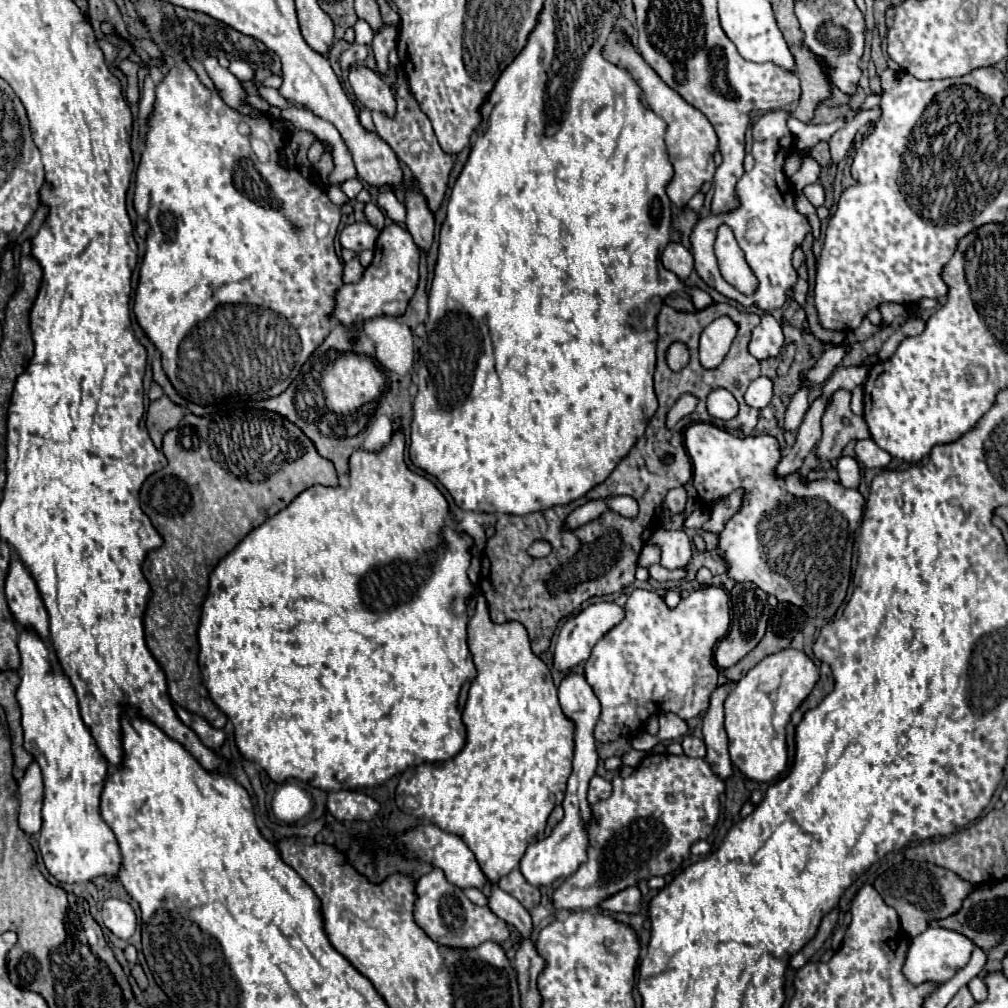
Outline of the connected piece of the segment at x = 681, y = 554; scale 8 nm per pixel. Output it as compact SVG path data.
M658 529L648 543L660 547L662 551L660 565L666 569L680 569L688 565L692 559L692 543L684 533L684 529L678 529L678 531Z

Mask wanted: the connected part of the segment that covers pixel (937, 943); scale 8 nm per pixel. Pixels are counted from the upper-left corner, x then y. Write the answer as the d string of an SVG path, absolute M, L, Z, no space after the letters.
M928 927L924 933L910 939L910 949L906 953L902 973L912 985L922 985L926 981L946 983L950 977L956 975L956 971L966 967L972 951L974 951L974 943L968 937L962 937L960 933L954 933L942 927Z

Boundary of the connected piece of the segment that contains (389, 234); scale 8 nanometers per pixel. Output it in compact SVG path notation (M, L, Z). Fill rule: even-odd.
M390 223L380 231L380 237L374 247L374 259L364 269L360 281L342 285L336 293L336 305L332 311L332 319L342 323L344 327L362 325L374 317L400 317L404 315L408 301L416 293L418 287L418 265L420 265L420 249L410 237L410 233L398 223Z

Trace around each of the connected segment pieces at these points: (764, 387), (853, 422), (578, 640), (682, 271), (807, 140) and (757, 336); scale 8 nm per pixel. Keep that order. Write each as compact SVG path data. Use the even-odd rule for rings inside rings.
M758 377L750 383L746 391L746 403L756 409L764 409L772 399L772 381L768 377Z
M836 391L830 407L822 415L822 439L816 447L816 457L822 461L838 459L846 443L870 437L864 417L850 411L850 397L850 391ZM844 419L848 419L848 423L844 423Z
M592 603L588 609L582 609L578 615L568 617L568 621L564 623L558 641L556 641L556 649L554 649L554 669L560 673L570 673L578 663L586 661L590 657L592 647L598 643L598 639L602 639L612 627L616 627L624 617L624 609L618 607L616 603Z
M670 243L662 253L662 265L674 271L684 281L694 269L694 259L692 259L692 253L684 245Z
M794 117L788 119L788 129L792 131L794 139L796 139L796 147L800 151L808 151L812 149L816 143L820 141L828 141L834 131L836 131L836 125L806 125Z
M764 313L758 327L752 329L750 353L762 361L762 359L778 357L782 347L784 347L784 335L780 323L770 313Z

